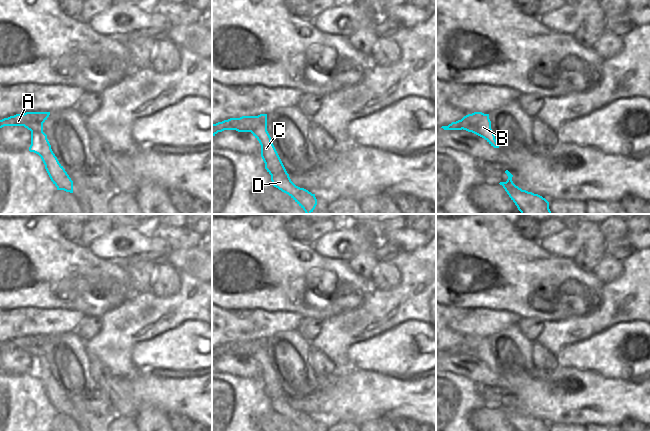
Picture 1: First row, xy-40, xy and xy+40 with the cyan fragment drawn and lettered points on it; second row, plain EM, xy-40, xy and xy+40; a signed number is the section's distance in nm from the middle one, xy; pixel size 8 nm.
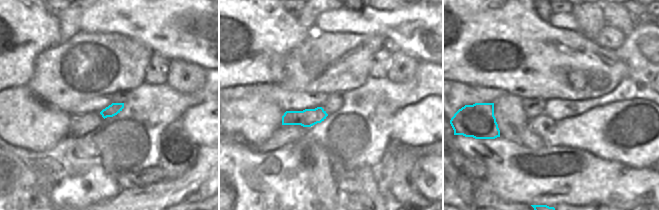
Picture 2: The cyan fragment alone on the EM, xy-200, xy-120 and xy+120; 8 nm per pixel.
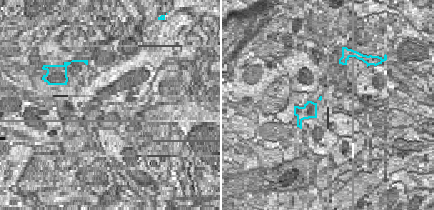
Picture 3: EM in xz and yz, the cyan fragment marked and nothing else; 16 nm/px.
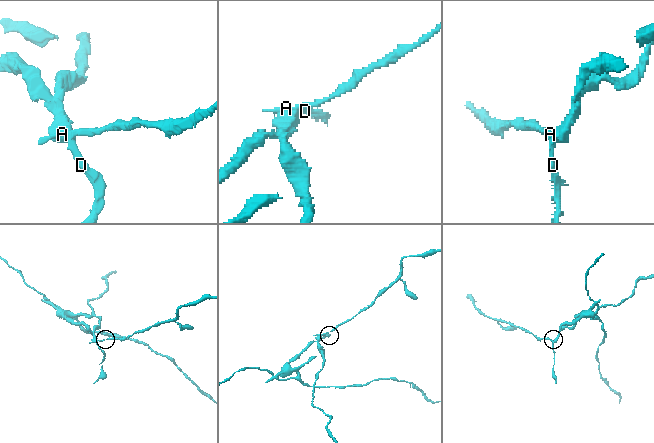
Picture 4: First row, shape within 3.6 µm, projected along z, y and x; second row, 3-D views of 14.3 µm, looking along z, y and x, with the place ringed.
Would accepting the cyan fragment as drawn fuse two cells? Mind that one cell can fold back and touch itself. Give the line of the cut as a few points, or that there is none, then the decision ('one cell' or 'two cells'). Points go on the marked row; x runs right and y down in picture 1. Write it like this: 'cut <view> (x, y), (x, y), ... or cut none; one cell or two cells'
cut xy (266, 121), (260, 122), (250, 131); two cells

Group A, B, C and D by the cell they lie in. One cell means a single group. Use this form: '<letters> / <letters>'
A / B C D

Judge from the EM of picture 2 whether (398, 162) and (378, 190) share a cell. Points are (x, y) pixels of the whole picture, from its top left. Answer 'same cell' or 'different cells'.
different cells

